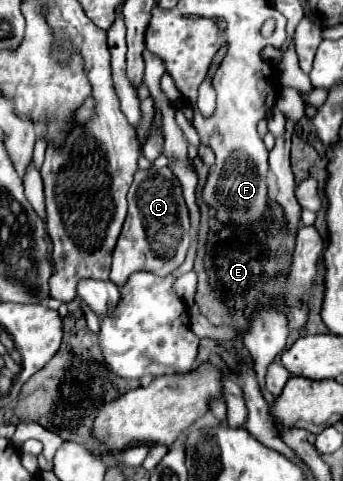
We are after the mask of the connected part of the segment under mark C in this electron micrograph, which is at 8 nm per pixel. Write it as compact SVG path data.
M151 167L147 171L137 171L135 181L127 195L129 213L119 235L119 243L113 251L113 267L111 281L123 285L127 277L135 271L153 271L157 275L169 275L177 271L183 263L189 249L189 209L181 193L179 179L171 173L169 167L157 169Z

